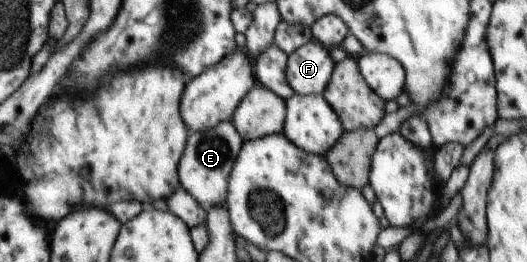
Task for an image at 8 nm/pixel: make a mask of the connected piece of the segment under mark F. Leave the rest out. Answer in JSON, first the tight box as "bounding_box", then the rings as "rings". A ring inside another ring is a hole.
{"bounding_box":[287,40,336,94],"rings":[[[311,40],[288,55],[287,82],[297,94],[323,94],[336,65],[329,53],[319,41]]]}

